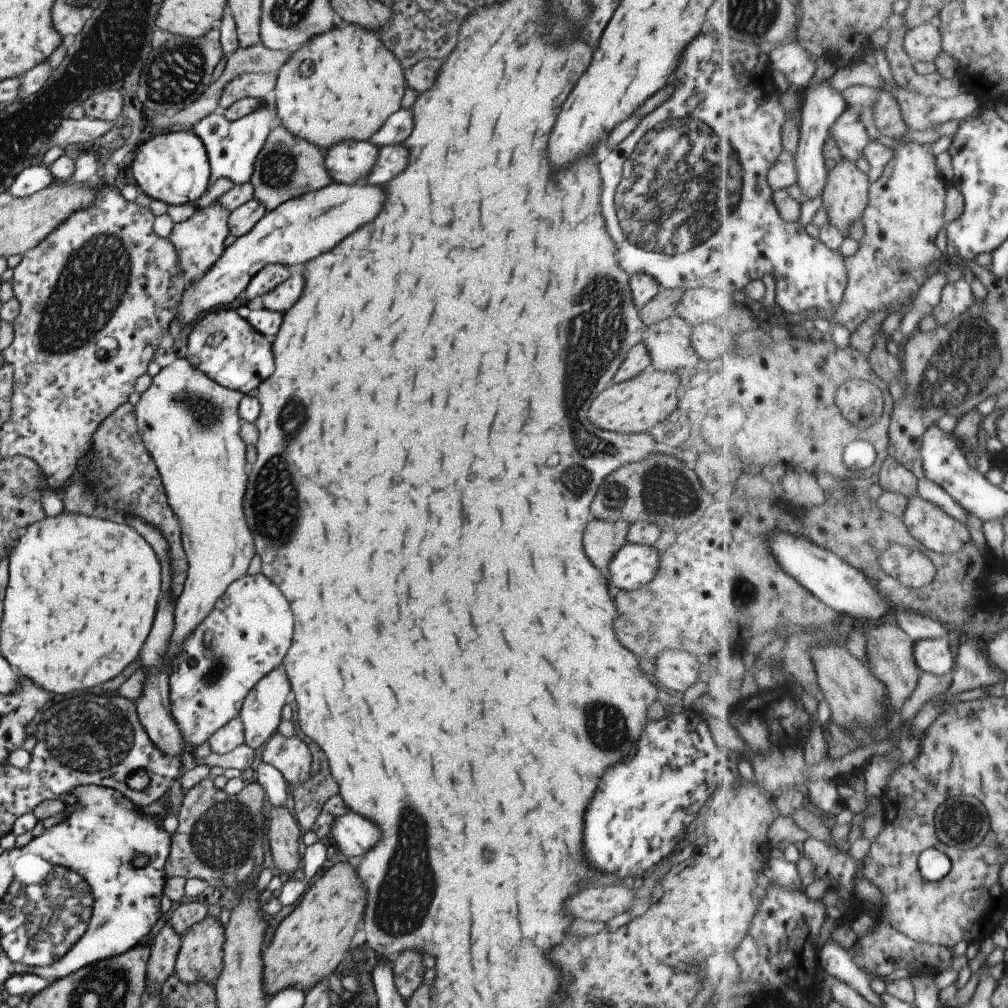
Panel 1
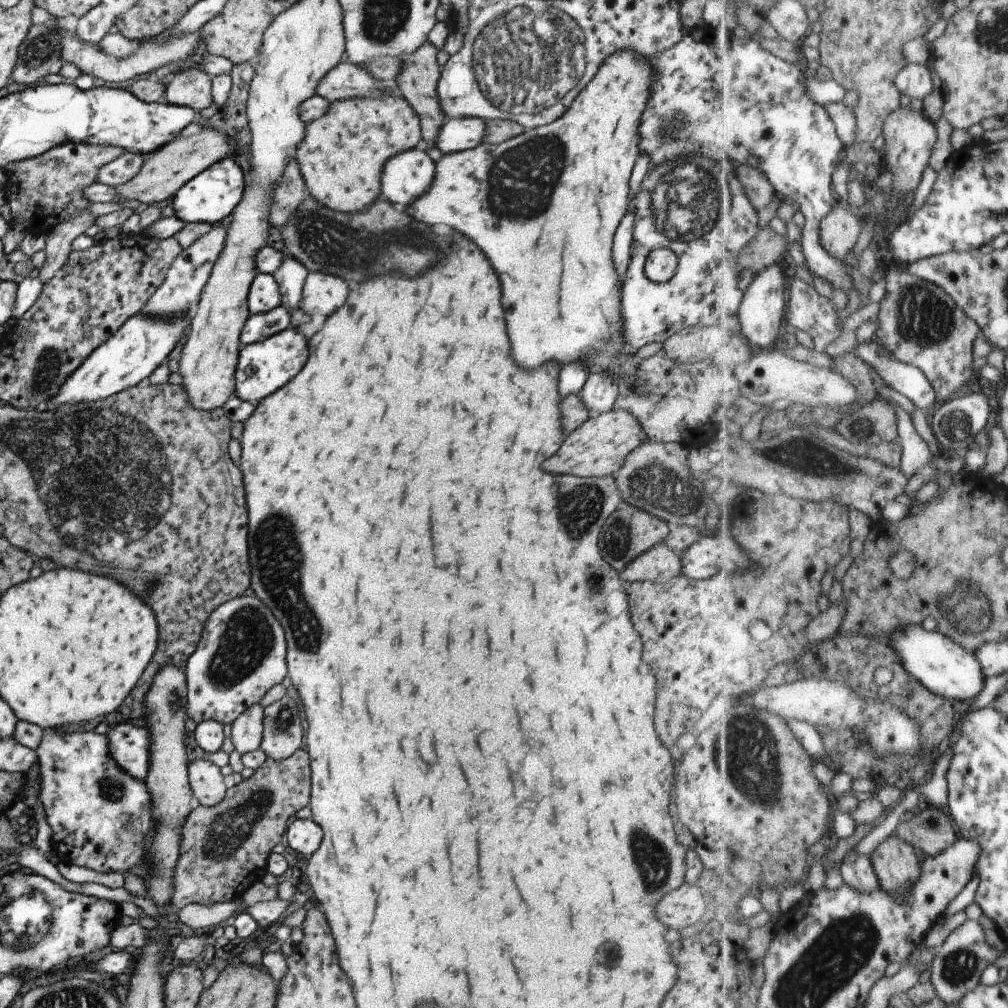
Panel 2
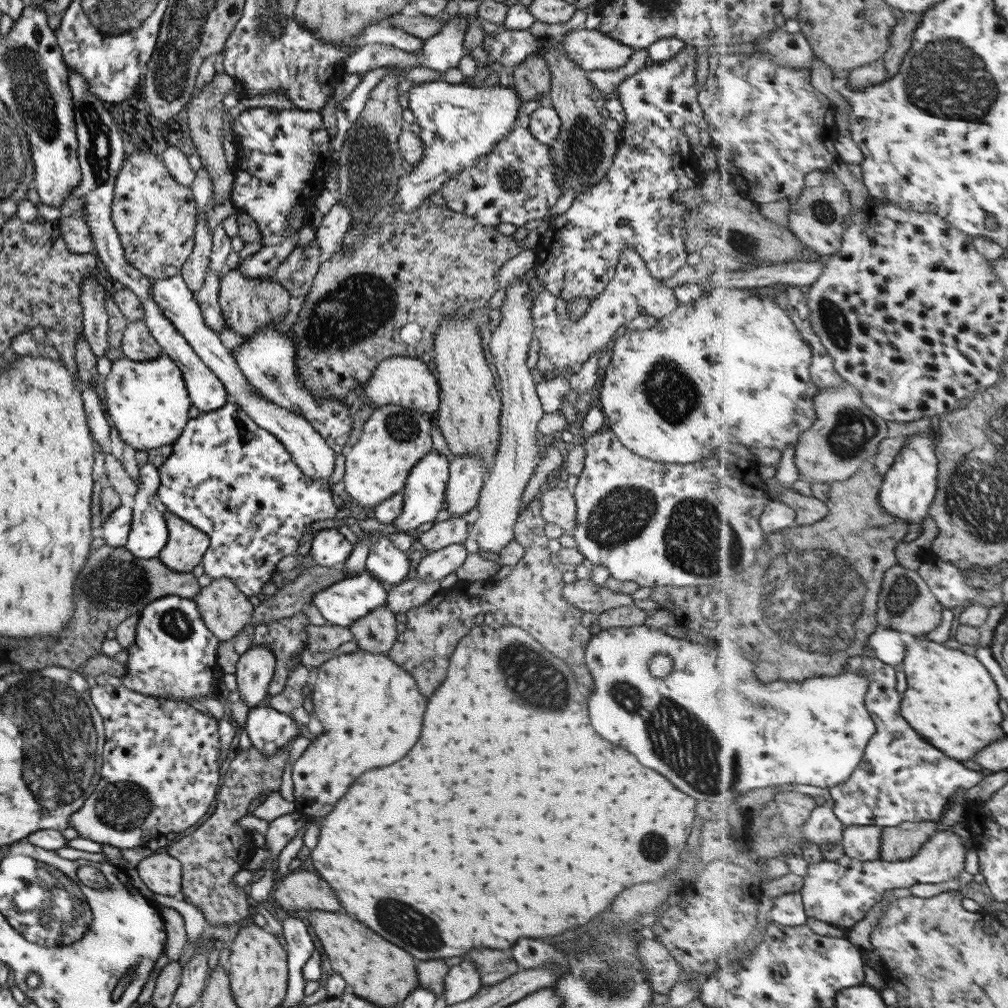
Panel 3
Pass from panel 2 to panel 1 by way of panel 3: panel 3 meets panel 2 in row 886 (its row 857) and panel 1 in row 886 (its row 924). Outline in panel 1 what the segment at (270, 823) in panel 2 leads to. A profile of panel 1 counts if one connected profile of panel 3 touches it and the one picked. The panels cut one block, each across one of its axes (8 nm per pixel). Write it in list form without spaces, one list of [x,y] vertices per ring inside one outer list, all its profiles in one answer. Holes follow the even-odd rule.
[[[207,778],[201,780],[193,788],[191,788],[184,795],[184,798],[182,800],[182,808],[179,814],[177,814],[179,818],[179,826],[171,836],[171,851],[168,855],[168,858],[166,859],[165,864],[167,879],[170,877],[182,877],[185,879],[200,878],[202,880],[206,880],[206,882],[208,882],[208,885],[213,887],[227,886],[234,888],[235,885],[241,884],[242,882],[246,881],[253,874],[254,870],[257,869],[260,871],[261,869],[258,866],[260,866],[260,864],[264,862],[264,848],[262,848],[262,833],[264,827],[263,822],[265,819],[264,814],[262,814],[262,802],[264,800],[264,793],[265,790],[263,789],[263,786],[256,781],[246,784],[245,787],[234,797],[226,796],[225,789],[216,788],[214,783]]]

